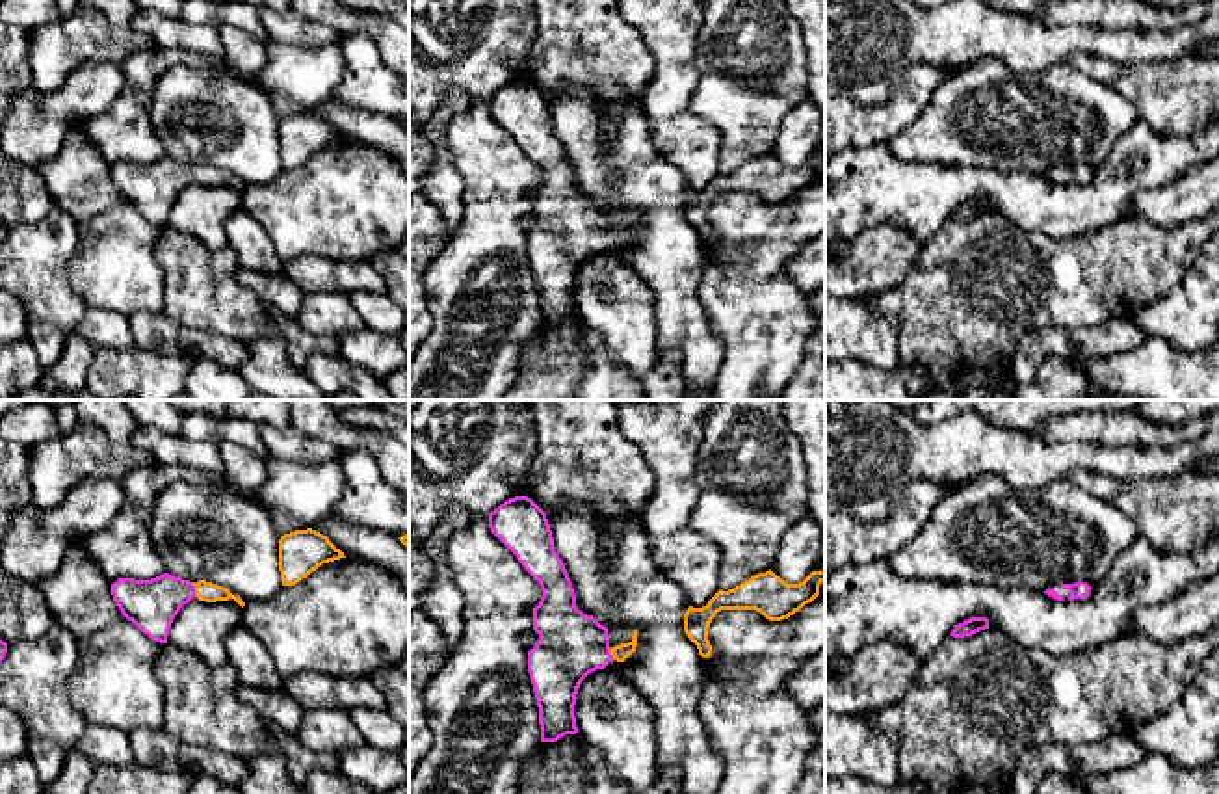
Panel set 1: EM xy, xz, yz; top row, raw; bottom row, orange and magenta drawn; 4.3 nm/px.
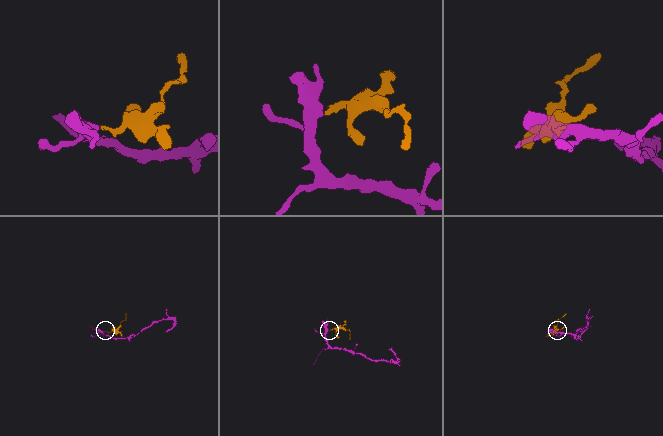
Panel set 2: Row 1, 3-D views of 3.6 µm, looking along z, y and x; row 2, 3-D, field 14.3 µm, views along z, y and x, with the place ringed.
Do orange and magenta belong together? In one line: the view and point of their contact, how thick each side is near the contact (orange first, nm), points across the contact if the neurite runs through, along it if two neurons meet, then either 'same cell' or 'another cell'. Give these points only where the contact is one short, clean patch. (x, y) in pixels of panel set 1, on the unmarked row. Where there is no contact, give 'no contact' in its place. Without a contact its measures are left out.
contact xy (196, 173); calibres 90 and 220 nm; way xy (209, 175), (196, 173), (166, 177), (151, 188); same cell

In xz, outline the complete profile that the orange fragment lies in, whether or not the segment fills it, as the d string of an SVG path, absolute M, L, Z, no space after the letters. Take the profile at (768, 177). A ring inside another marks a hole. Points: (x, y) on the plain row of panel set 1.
M771 152L758 156L734 173L719 173L706 190L689 190L684 197L684 216L697 229L702 242L710 242L708 210L721 193L756 193L769 205L782 205L819 179L825 152L812 154L803 165L788 167Z

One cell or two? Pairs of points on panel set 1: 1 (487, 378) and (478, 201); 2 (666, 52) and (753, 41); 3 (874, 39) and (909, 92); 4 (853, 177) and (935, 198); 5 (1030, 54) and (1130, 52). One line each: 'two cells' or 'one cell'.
1: one cell
2: two cells
3: two cells
4: one cell
5: one cell

